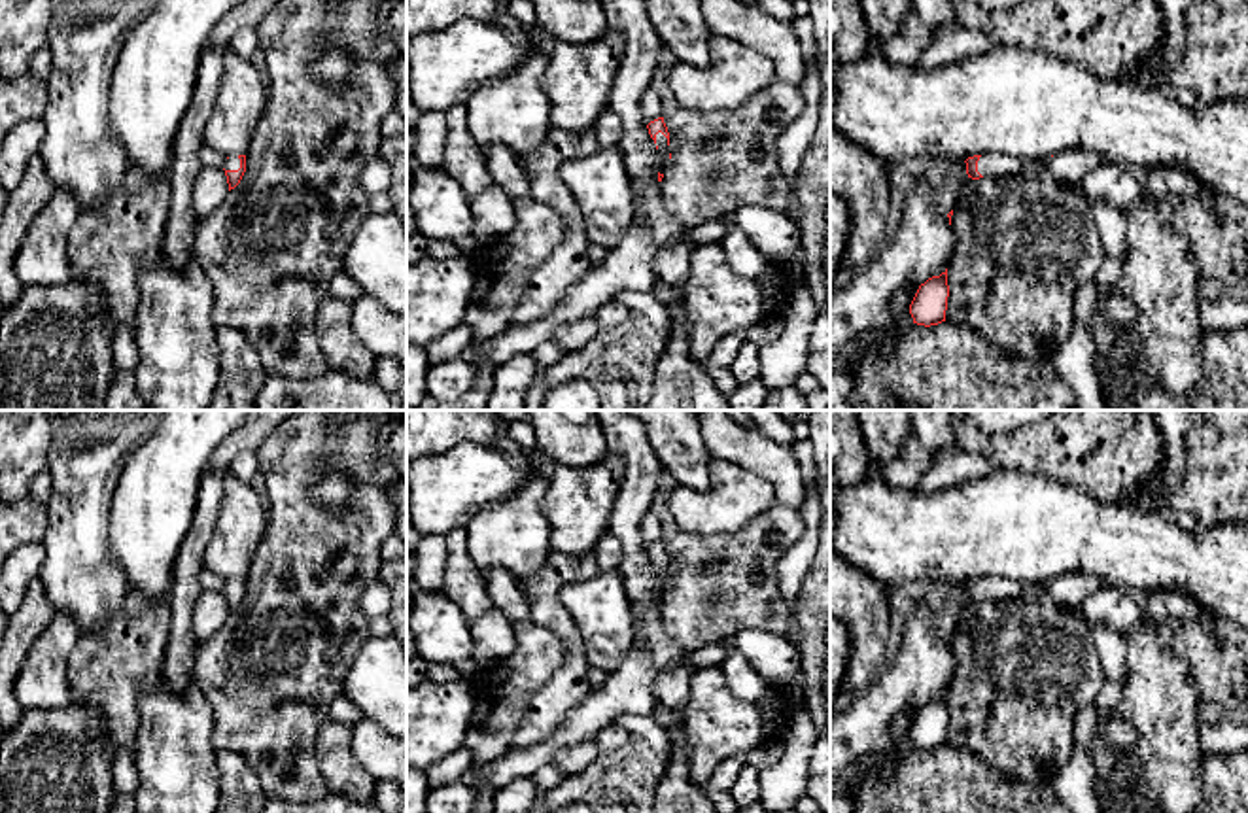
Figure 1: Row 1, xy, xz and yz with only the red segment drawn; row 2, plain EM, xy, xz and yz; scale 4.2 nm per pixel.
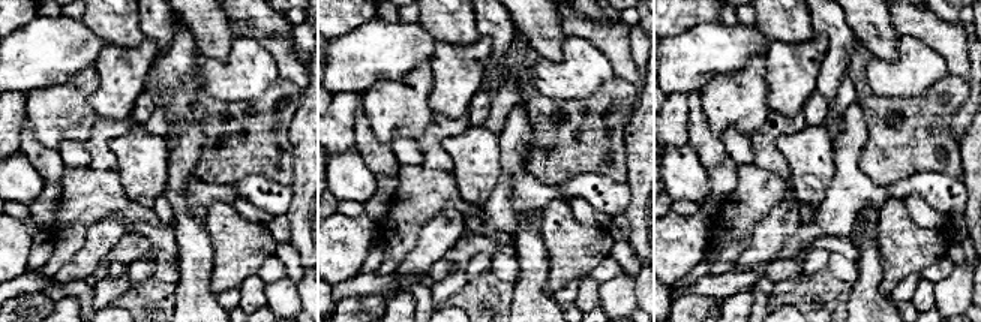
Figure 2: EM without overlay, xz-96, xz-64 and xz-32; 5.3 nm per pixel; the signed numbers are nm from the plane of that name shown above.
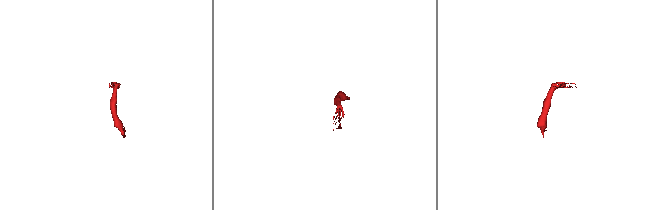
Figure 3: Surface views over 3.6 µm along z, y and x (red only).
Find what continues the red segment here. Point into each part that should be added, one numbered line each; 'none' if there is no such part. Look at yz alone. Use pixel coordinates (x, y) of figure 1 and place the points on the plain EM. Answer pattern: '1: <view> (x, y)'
1: yz (1073, 588)

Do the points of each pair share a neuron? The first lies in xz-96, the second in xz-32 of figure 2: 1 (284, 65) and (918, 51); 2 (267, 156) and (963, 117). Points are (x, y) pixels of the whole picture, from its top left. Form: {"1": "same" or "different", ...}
{"1": "different", "2": "different"}

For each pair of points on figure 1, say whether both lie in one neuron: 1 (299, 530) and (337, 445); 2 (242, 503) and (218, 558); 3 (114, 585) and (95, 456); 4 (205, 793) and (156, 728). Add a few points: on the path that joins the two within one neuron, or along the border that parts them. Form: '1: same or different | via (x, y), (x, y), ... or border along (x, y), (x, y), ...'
1: same | via (299, 507), (299, 477), (314, 462)
2: same | via (242, 517), (231, 545)
3: same | via (89, 553), (89, 488)
4: same | via (190, 778), (176, 764), (171, 743)

